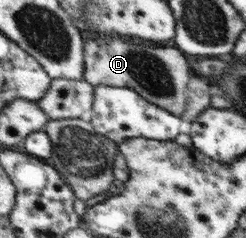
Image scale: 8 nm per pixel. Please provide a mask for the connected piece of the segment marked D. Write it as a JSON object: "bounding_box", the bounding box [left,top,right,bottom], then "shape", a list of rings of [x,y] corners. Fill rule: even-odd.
{"bounding_box":[86,35,192,118],"shape":[[[100,35],[86,41],[86,80],[94,87],[106,85],[129,87],[150,102],[164,107],[182,118],[189,97],[188,82],[192,80],[190,62],[174,45],[152,48],[134,44],[134,40]]]}

